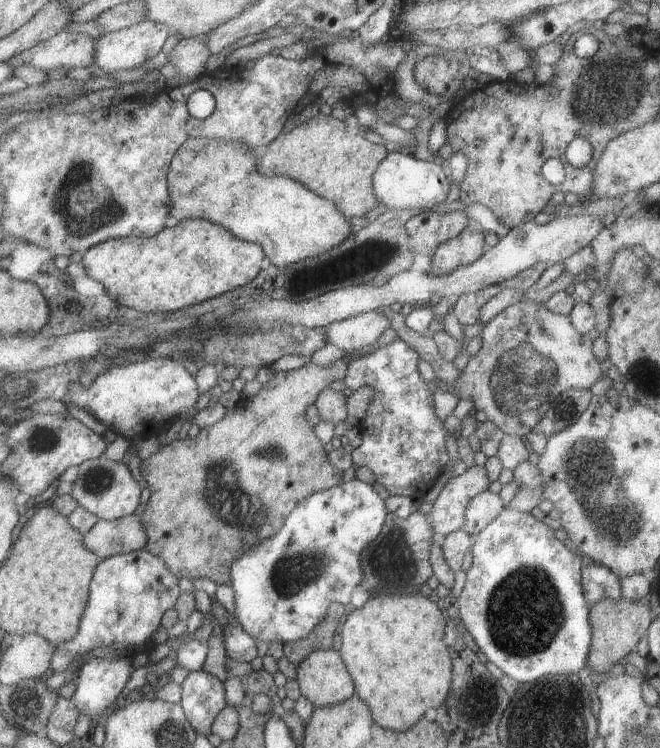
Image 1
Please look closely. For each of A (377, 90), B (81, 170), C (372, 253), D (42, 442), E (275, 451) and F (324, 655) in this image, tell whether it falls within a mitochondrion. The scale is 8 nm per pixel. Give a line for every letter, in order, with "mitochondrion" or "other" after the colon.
A: other
B: mitochondrion
C: mitochondrion
D: mitochondrion
E: mitochondrion
F: other

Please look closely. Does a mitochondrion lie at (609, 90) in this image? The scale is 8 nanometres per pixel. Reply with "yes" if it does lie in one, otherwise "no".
yes

